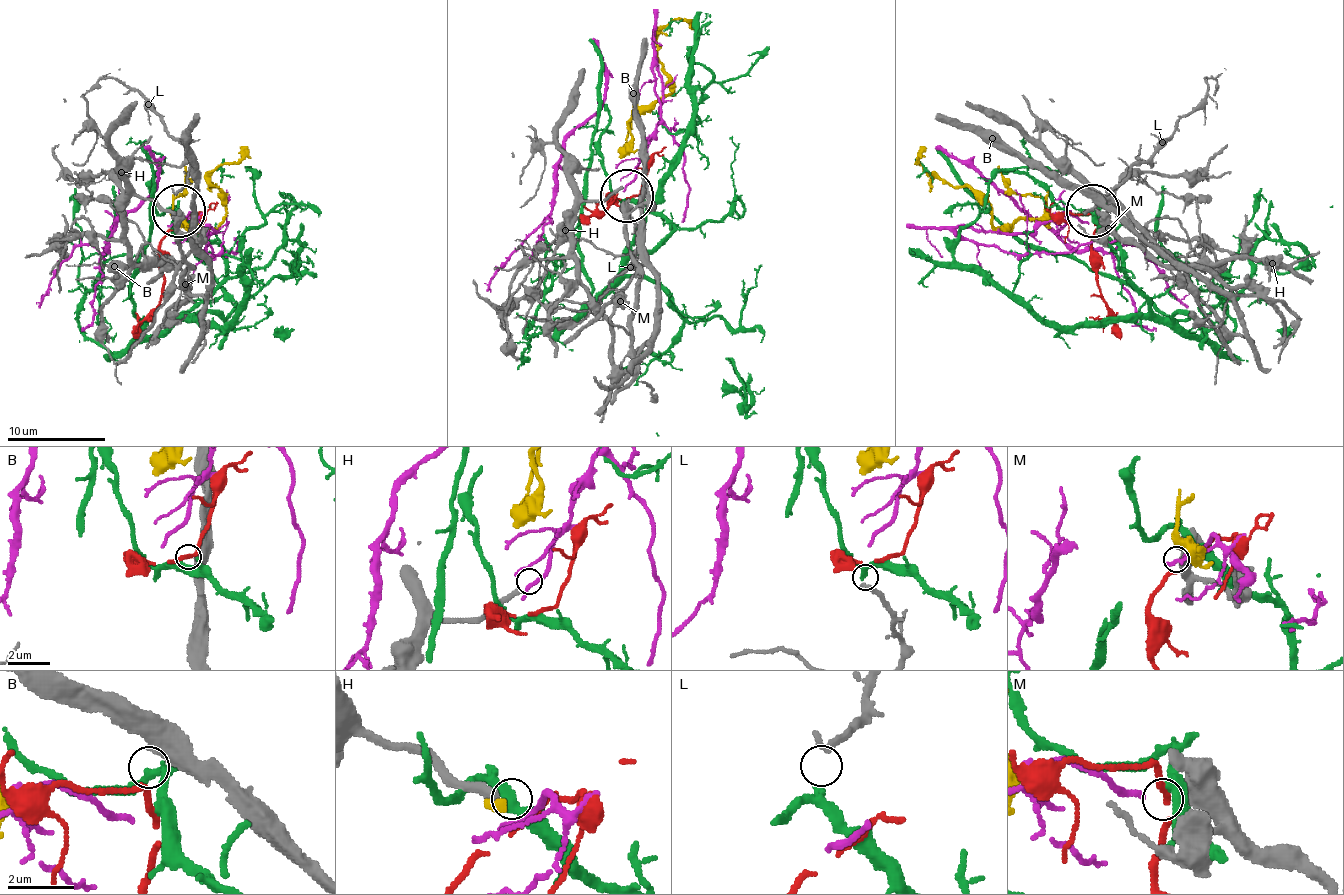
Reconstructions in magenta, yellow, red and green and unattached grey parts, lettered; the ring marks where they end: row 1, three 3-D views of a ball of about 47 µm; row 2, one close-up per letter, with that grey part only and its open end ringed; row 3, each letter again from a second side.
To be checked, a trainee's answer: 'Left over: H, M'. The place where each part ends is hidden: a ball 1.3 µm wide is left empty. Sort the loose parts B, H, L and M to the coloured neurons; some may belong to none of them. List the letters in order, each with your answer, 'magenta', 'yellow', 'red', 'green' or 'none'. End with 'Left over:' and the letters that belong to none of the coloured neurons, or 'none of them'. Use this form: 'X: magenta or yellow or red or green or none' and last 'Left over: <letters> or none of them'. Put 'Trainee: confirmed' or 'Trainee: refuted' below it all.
B: red
H: none
L: green
M: none
Left over: H, M
Trainee: confirmed

